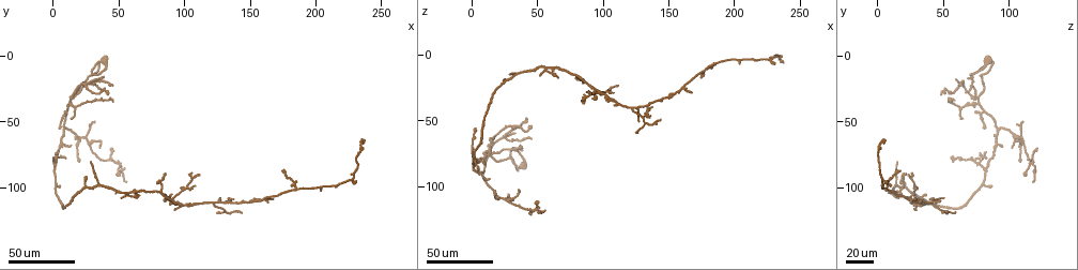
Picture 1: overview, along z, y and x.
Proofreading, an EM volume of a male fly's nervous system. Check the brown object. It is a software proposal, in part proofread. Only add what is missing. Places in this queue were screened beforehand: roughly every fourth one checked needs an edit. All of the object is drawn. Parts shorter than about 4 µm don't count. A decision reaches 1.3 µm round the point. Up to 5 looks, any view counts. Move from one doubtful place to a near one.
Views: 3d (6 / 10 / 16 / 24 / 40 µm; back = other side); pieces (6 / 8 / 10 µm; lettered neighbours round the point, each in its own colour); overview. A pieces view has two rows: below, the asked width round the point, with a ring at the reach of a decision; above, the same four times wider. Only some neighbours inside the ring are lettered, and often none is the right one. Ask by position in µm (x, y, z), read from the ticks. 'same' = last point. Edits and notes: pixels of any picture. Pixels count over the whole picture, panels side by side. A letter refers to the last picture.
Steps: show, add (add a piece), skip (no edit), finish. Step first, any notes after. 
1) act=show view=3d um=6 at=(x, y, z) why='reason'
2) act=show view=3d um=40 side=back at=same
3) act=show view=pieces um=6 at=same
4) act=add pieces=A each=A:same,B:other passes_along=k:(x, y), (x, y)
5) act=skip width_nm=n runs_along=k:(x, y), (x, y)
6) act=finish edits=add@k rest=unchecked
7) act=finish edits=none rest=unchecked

act=show view=3d um=24 at=(90, 110, 28) why='branch stops here'

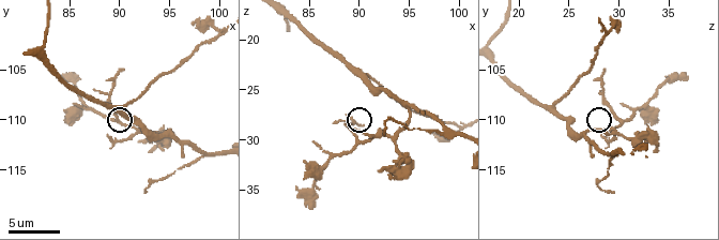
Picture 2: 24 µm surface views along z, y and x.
act=show view=pieces um=8 at=(89.0, 111.6, 28.2)

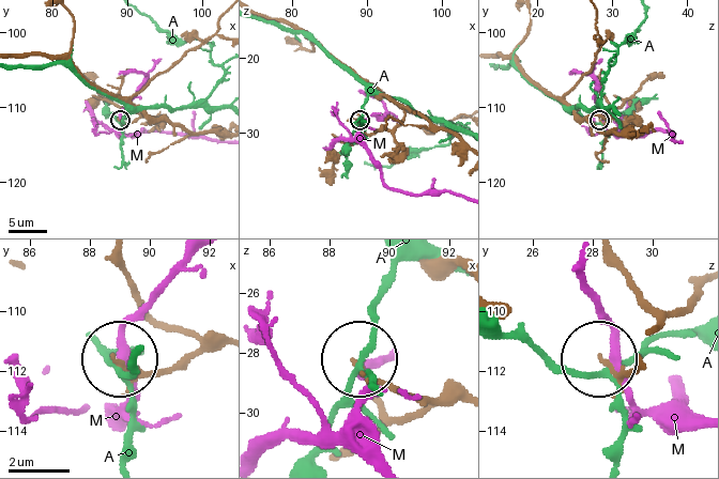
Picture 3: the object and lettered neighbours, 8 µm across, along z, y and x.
act=skip width_nm=160 each=A:other,M:other found='no lettered piece goes on from it'

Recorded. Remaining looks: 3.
act=show view=3d um=40 at=(30, 80, 14) why='branch stops here'

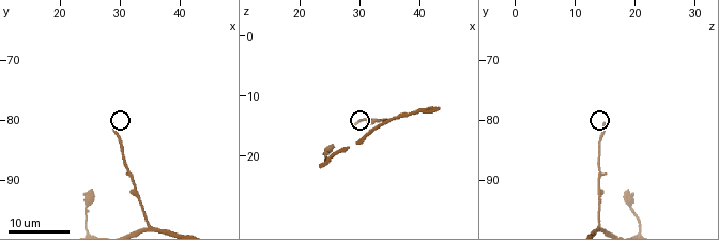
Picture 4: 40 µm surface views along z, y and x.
act=show view=pieces um=6 at=(28.5, 80.5, 15.0)

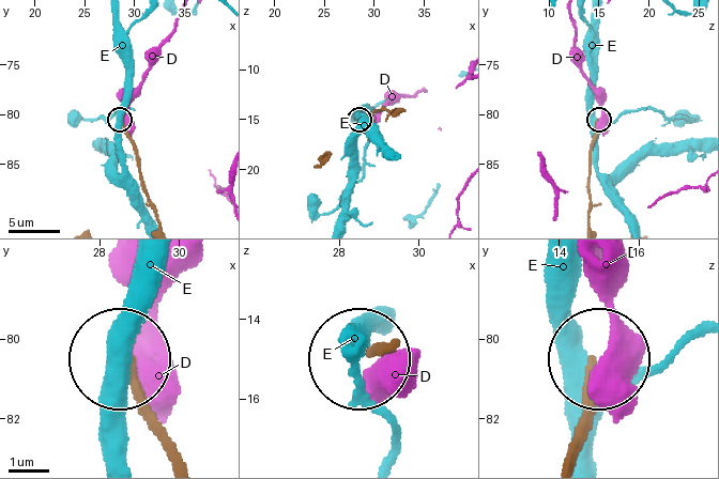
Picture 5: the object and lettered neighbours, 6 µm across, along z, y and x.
act=skip each=D:other,E:other runs_along=5:(179, 457), (132, 357) found='none of them fits'

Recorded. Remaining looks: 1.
act=finish edits=none rest=unchecked

